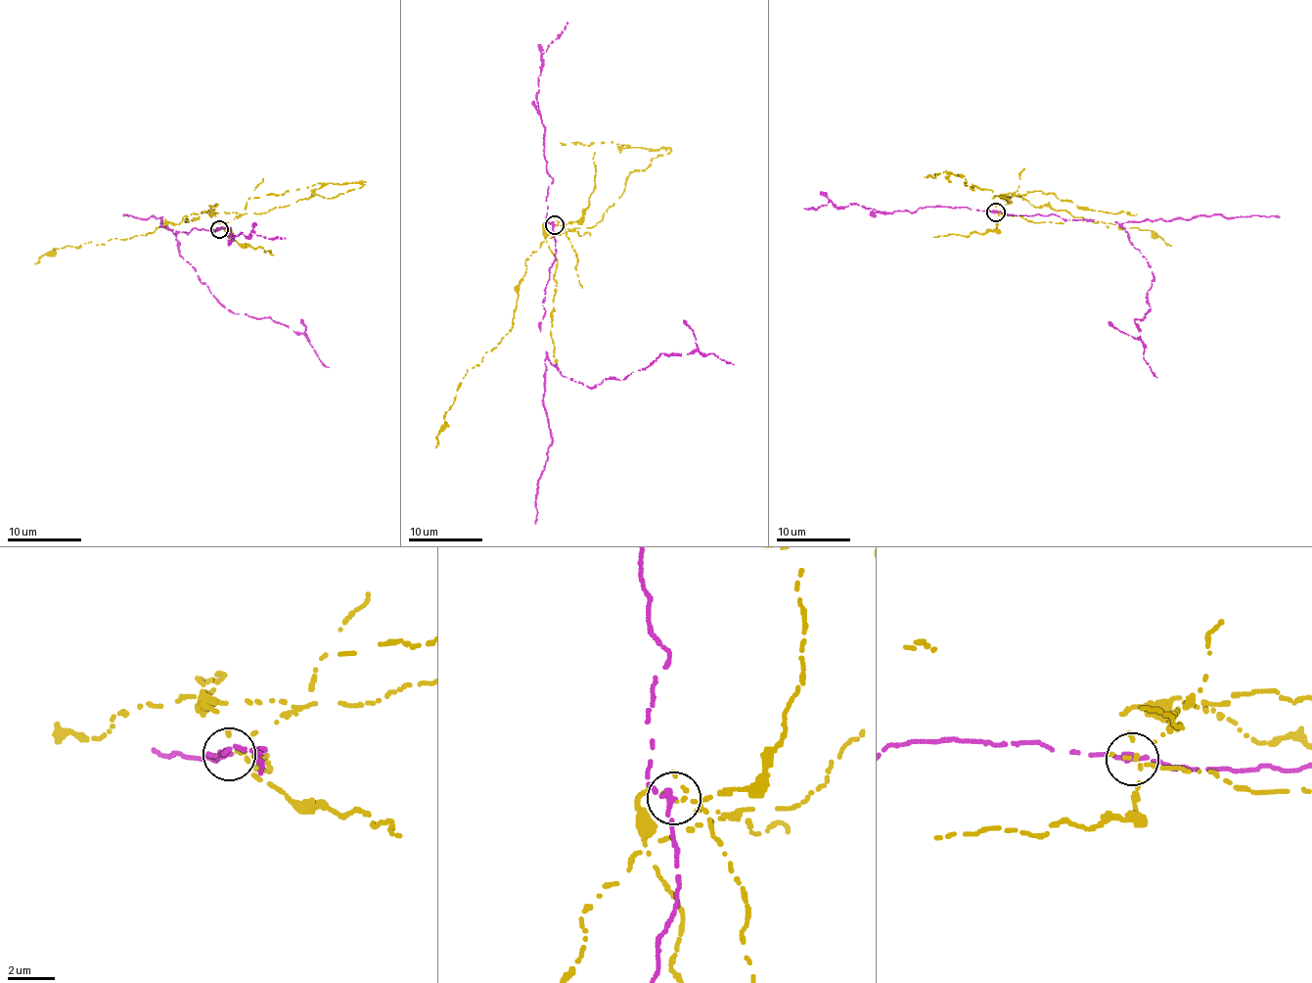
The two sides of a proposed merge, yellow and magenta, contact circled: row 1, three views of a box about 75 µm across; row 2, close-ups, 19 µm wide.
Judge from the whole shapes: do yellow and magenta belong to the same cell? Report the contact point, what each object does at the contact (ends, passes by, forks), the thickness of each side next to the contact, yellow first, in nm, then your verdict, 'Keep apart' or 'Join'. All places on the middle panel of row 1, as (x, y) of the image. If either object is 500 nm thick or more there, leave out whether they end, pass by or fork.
Place: (554, 224). At the ring yellow passes by. At the ring magenta passes by. Thickness 110 nm (yellow) against 240 nm. Keep apart

